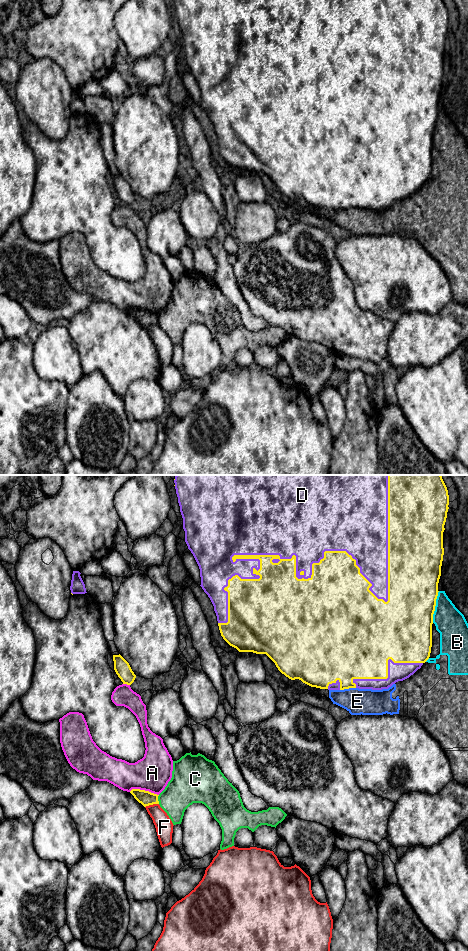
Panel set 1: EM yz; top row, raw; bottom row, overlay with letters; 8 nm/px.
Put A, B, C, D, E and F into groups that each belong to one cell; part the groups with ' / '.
A / B E / C / D / F

